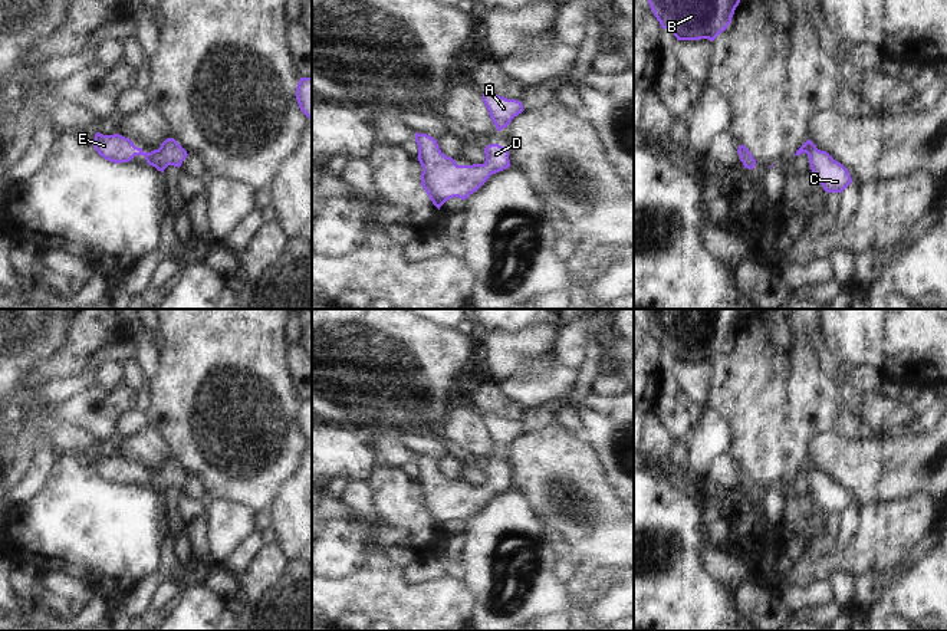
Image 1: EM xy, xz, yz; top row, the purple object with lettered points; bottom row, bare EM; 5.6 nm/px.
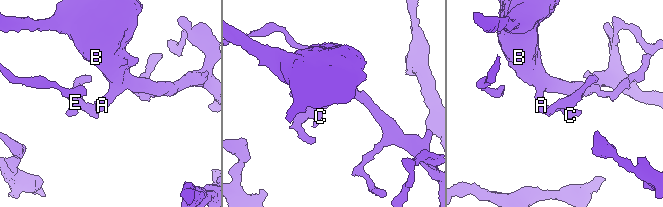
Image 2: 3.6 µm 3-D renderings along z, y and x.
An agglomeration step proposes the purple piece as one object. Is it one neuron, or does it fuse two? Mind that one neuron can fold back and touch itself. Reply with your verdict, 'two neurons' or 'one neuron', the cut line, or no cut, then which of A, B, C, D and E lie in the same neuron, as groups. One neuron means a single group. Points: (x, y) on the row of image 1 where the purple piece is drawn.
one neuron; no cut; A B C D E

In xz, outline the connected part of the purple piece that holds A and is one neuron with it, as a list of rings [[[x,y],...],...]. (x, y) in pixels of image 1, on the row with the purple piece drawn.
[[[491,91],[483,93],[483,102],[497,131],[506,128],[514,116],[525,111],[520,101],[499,96]]]

